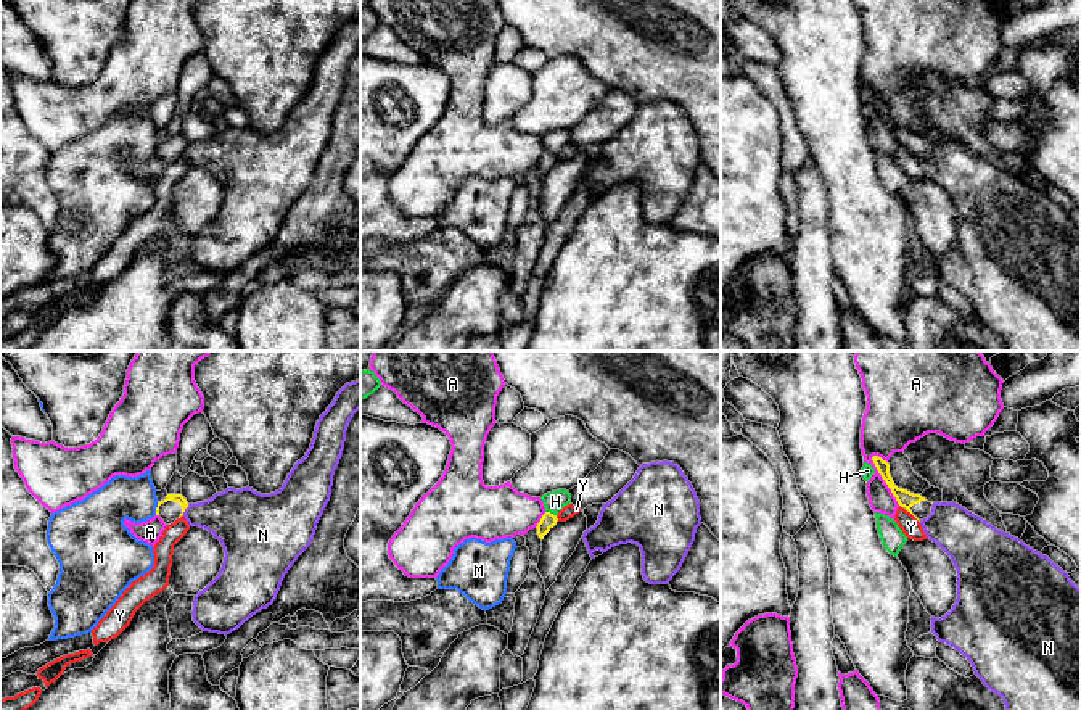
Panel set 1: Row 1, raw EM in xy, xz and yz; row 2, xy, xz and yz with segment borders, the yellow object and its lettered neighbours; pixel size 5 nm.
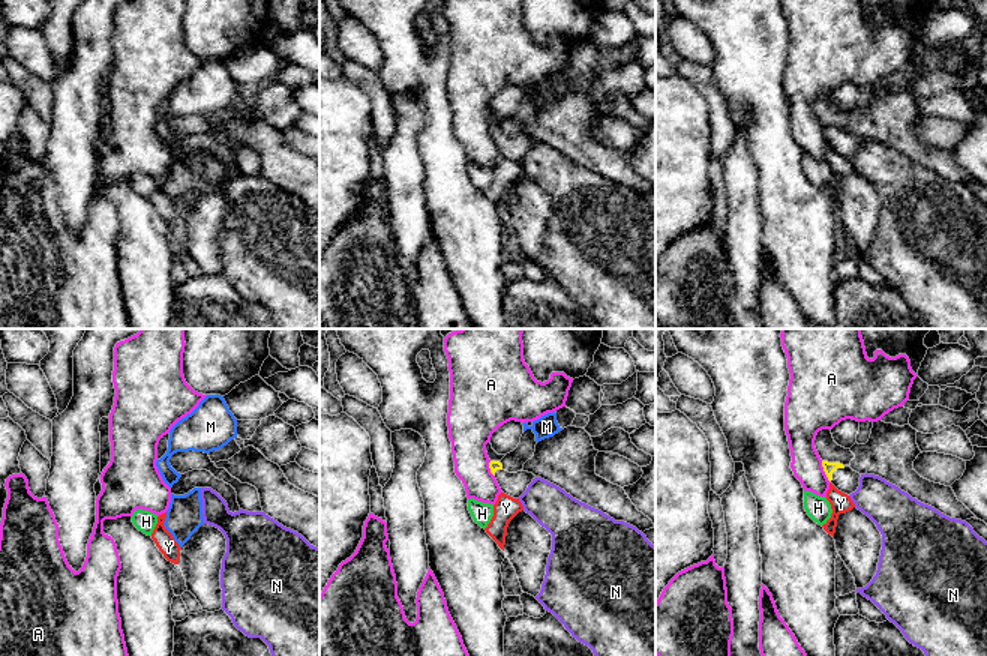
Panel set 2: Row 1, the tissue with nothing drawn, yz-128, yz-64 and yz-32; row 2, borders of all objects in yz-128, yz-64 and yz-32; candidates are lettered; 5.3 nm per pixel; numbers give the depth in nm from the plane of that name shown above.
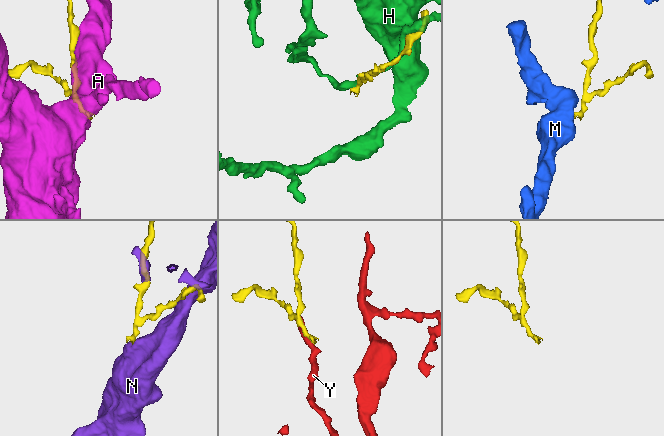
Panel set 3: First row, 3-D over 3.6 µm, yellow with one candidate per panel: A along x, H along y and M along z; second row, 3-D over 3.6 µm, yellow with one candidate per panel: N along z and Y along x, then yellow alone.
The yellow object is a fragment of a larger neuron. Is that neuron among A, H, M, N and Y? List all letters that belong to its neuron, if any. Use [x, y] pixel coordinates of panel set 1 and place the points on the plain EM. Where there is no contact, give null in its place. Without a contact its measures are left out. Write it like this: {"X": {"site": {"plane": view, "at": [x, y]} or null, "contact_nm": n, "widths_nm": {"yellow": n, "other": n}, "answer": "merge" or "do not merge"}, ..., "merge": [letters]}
{"A": {"site": {"plane": "yz", "at": [883, 118]}, "contact_nm": 280, "widths_nm": {"yellow": 90, "other": 260}, "answer": "do not merge"}, "H": {"site": {"plane": "xz", "at": [549, 152]}, "contact_nm": 60, "widths_nm": {"yellow": 80, "other": 100}, "answer": "do not merge"}, "M": {"site": {"plane": "xy", "at": [156, 148]}, "contact_nm": 70, "widths_nm": {"yellow": 50, "other": 220}, "answer": "do not merge"}, "N": {"site": {"plane": "xy", "at": [185, 147]}, "contact_nm": 70, "widths_nm": {"yellow": 50, "other": 280}, "answer": "do not merge"}, "Y": {"site": {"plane": "yz", "at": [909, 150]}, "contact_nm": 140, "widths_nm": {"yellow": 90, "other": 100}, "answer": "do not merge"}, "merge": []}

